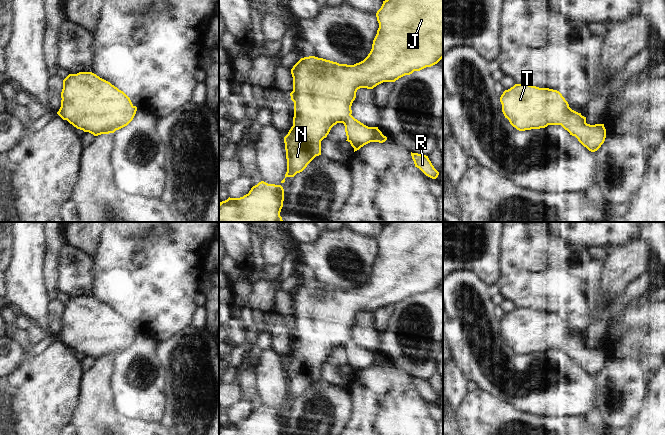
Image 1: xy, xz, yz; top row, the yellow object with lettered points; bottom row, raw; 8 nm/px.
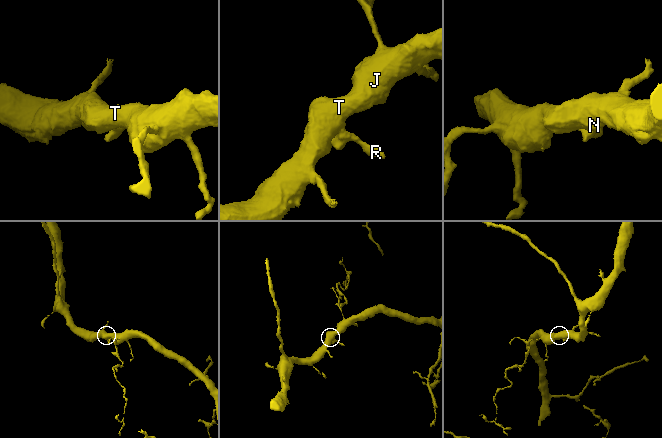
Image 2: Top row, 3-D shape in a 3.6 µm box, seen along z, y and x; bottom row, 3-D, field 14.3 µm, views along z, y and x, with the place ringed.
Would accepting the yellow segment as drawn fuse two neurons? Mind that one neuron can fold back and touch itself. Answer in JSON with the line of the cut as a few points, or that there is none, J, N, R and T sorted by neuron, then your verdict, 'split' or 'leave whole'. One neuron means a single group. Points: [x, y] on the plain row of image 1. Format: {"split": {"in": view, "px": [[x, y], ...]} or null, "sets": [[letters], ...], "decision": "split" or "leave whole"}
{"split": null, "sets": [["J", "N", "R", "T"]], "decision": "leave whole"}

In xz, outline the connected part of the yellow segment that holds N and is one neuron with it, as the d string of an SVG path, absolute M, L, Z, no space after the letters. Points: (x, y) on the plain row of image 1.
M388 222L383 225L376 237L379 252L373 264L368 280L354 289L339 288L323 282L309 280L301 282L291 293L293 315L290 317L294 326L293 350L284 361L287 396L286 401L294 401L307 389L321 379L321 365L327 361L331 352L343 347L347 364L354 376L370 366L383 367L387 361L378 351L368 351L355 343L351 338L351 330L360 312L373 313L383 306L395 306L399 302L437 288L443 282L443 222Z

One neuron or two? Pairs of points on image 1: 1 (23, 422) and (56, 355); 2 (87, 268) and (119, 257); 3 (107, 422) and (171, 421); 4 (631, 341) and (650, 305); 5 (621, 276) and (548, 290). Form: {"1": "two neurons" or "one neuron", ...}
{"1": "one neuron", "2": "one neuron", "3": "two neurons", "4": "two neurons", "5": "one neuron"}

